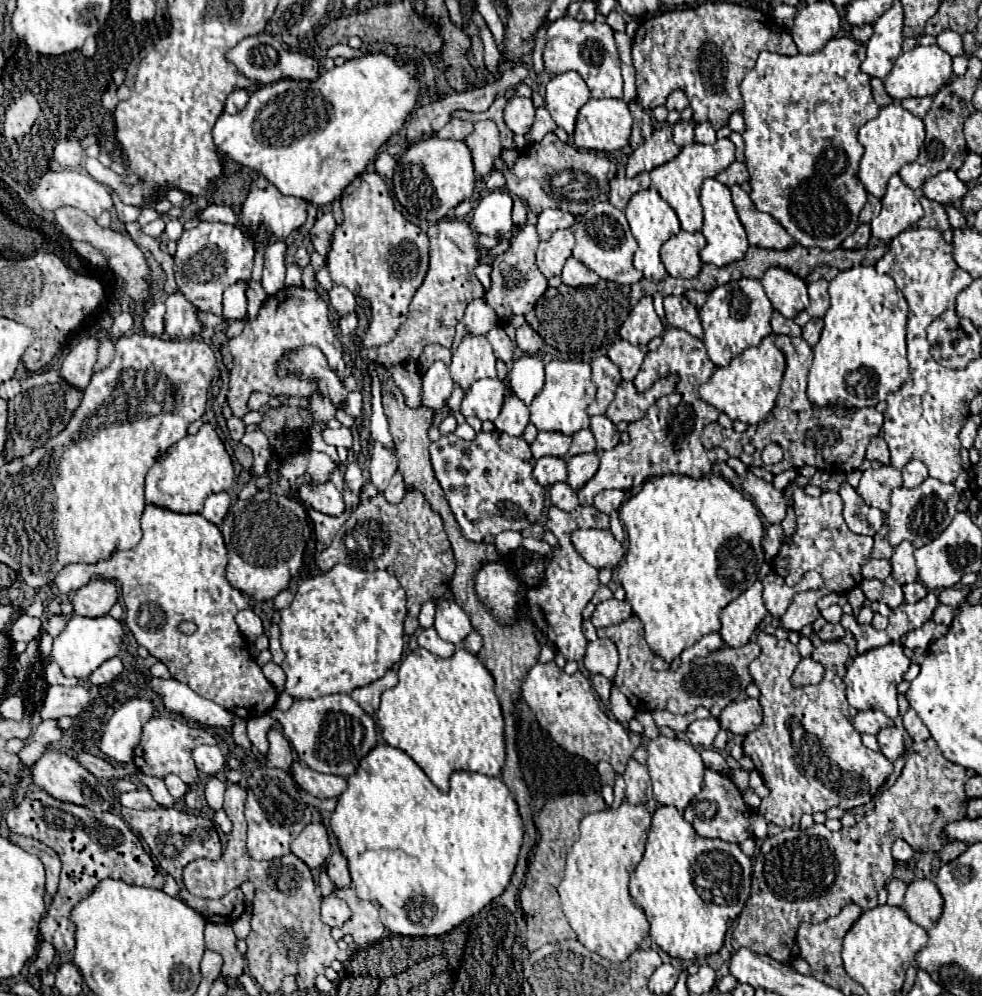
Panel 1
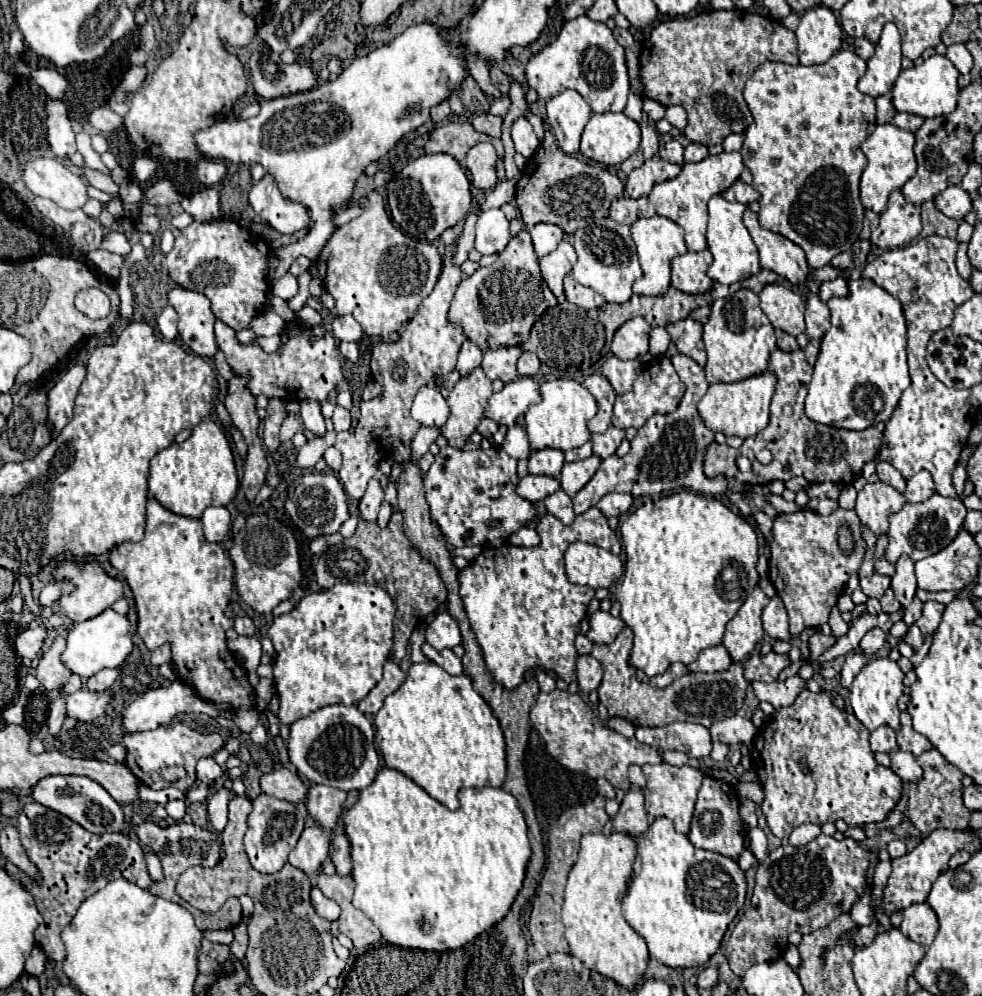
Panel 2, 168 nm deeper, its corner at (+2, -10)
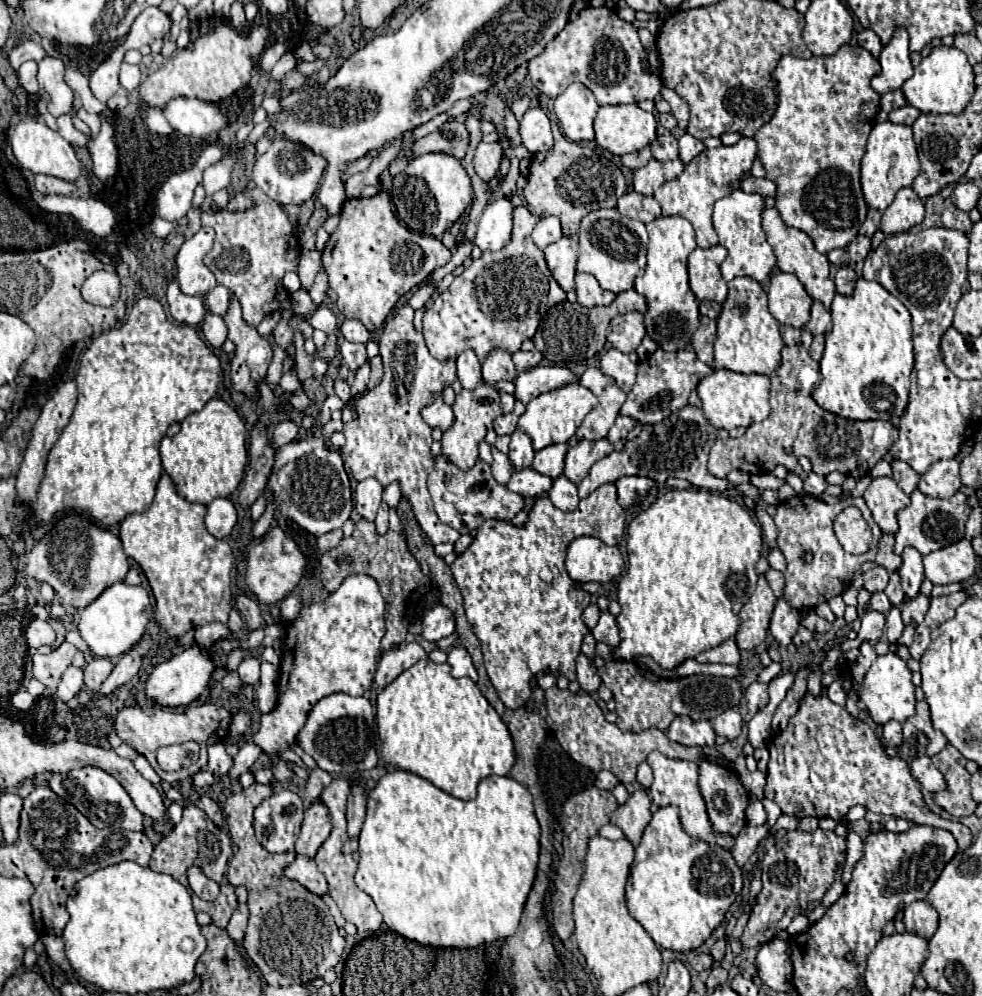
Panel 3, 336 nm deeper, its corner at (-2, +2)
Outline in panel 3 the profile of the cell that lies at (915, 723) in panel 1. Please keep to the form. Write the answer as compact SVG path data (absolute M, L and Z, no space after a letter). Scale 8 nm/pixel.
M919 701L917 713L903 723L903 745L901 745L903 757L909 761L919 755L933 757L941 749L945 749L945 745L947 737L941 731L933 729L931 725L929 705L925 701Z

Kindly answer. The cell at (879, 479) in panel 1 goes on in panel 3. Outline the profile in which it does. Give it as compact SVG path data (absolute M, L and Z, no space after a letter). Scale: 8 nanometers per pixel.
M877 477L865 489L863 499L873 513L875 523L881 527L883 533L895 533L897 525L897 511L909 505L909 497L897 487L891 477Z

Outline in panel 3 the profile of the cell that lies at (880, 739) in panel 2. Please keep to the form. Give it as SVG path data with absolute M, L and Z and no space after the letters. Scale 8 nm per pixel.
M889 721L887 725L883 725L883 741L885 741L885 745L899 747L901 741L903 741L903 737L901 737L901 723Z

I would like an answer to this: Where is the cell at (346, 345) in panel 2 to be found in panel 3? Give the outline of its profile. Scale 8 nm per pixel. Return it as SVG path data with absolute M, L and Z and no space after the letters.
M341 341L339 351L341 351L341 357L343 357L343 365L345 365L349 371L357 371L357 369L367 361L365 345L361 345L361 343Z

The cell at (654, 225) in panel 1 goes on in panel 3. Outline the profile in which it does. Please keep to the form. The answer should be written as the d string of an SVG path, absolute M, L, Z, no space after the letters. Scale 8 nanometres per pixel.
M659 217L647 225L649 247L647 247L647 267L643 277L635 279L635 291L647 301L645 329L647 335L667 353L687 349L691 345L693 329L699 325L699 301L689 289L687 277L687 257L697 247L693 225L683 217Z

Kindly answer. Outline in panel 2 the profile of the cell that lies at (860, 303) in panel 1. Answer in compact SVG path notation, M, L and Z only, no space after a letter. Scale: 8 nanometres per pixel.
M859 277L849 281L847 297L829 299L827 307L831 311L831 327L821 339L805 413L815 423L853 431L885 423L901 393L911 385L907 371L907 322L901 303L875 281Z

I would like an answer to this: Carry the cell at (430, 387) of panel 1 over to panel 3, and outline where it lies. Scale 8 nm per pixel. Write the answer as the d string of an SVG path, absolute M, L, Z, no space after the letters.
M441 395L435 397L435 401L431 405L427 405L421 415L431 429L441 429L441 431L447 431L455 421L451 407L443 401Z

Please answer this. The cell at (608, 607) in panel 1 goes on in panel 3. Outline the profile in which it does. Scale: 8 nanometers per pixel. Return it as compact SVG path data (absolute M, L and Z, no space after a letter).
M609 611L601 613L599 623L595 625L595 629L593 629L591 633L593 633L593 637L595 637L599 643L605 643L605 645L609 645L609 647L619 647L619 643L621 643L619 629L617 629L617 621L615 621L615 617L613 617Z

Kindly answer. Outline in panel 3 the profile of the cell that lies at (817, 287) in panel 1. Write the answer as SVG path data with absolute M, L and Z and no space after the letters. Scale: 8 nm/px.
M815 301L811 307L811 321L805 325L805 329L815 337L815 335L827 335L831 331L831 313L819 303Z

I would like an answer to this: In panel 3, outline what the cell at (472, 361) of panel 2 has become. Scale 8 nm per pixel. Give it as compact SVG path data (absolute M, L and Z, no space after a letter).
M471 349L461 353L457 359L457 379L461 381L463 389L475 389L481 381L481 363Z

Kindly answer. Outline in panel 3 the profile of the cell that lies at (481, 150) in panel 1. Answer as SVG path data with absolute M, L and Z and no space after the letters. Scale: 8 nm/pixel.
M481 141L477 145L475 157L473 157L475 173L487 183L495 177L495 173L499 171L499 165L501 165L501 147L499 147L499 143Z

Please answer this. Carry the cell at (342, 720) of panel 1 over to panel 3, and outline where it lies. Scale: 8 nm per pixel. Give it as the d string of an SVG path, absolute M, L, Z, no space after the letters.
M333 693L323 697L313 711L305 727L297 735L299 747L309 753L321 769L337 777L353 777L377 765L375 751L375 713L373 705L365 697L351 697L347 693Z

